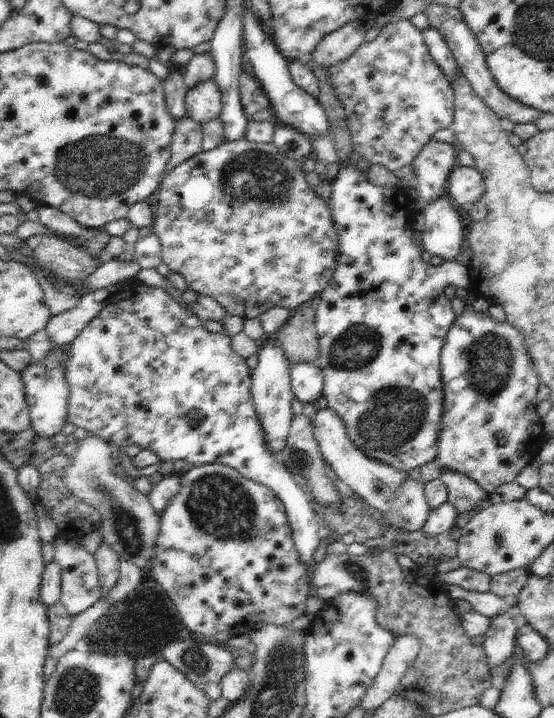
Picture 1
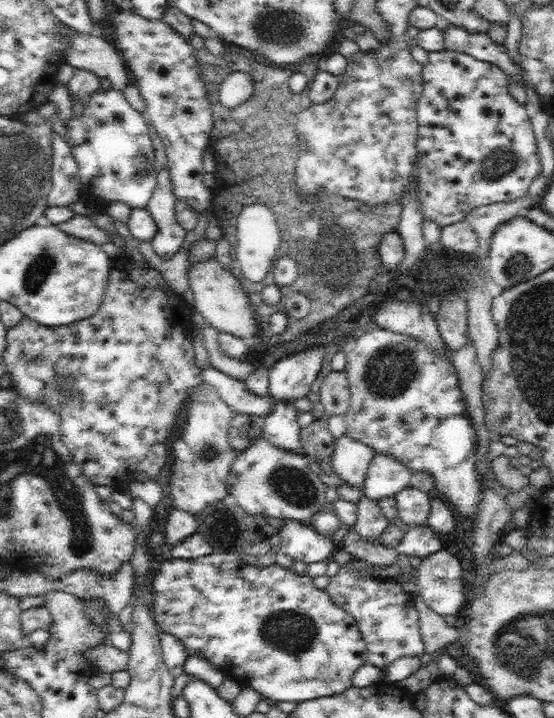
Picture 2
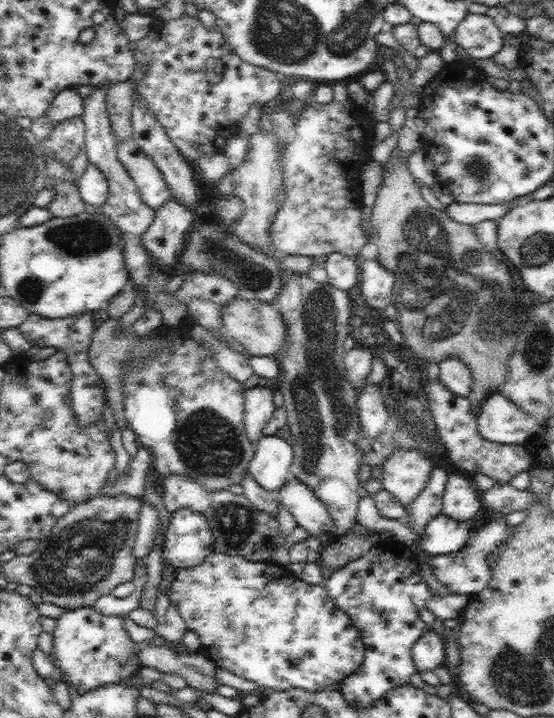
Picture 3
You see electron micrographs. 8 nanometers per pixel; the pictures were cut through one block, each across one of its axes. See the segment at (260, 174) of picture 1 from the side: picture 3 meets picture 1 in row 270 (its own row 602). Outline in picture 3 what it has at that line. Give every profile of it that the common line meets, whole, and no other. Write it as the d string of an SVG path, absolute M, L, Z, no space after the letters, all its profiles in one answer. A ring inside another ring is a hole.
M211 552L199 566L193 568L179 568L175 572L175 580L171 582L169 592L165 594L169 598L169 606L177 606L181 620L185 622L185 628L193 634L197 634L197 638L201 638L201 654L207 656L215 668L219 670L227 670L233 676L251 680L255 686L259 688L269 688L273 692L285 692L285 690L305 690L309 696L313 696L315 692L327 690L327 686L335 686L341 684L341 680L345 680L347 676L353 676L353 672L357 672L363 664L363 656L365 656L365 648L361 642L361 634L357 632L357 626L351 624L349 616L335 604L335 600L329 598L327 588L323 584L307 584L303 580L299 580L295 574L291 574L285 566L279 566L277 562L251 562L245 560L243 556L231 556L231 554L221 554L221 552Z

